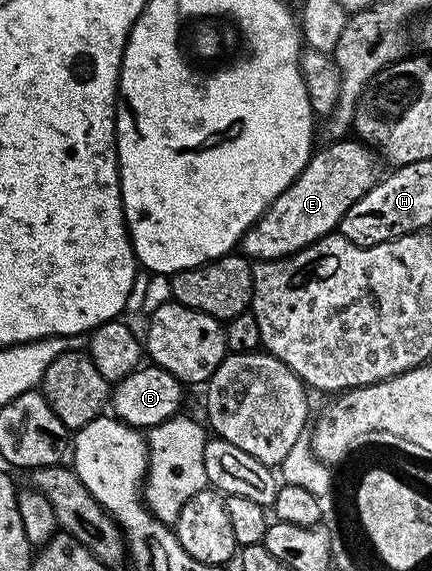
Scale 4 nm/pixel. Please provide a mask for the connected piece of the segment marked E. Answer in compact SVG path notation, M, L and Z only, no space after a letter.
M347 137L327 142L325 145L327 147L323 151L315 150L311 154L310 160L306 162L306 168L295 177L292 185L288 185L288 189L284 189L284 193L280 193L280 197L276 197L276 201L272 201L269 209L248 228L242 236L241 254L254 261L285 259L287 255L294 255L308 244L331 234L341 224L344 213L348 213L348 209L352 209L352 205L356 205L356 201L360 201L360 197L364 197L364 193L368 193L374 186L375 152L367 144Z

